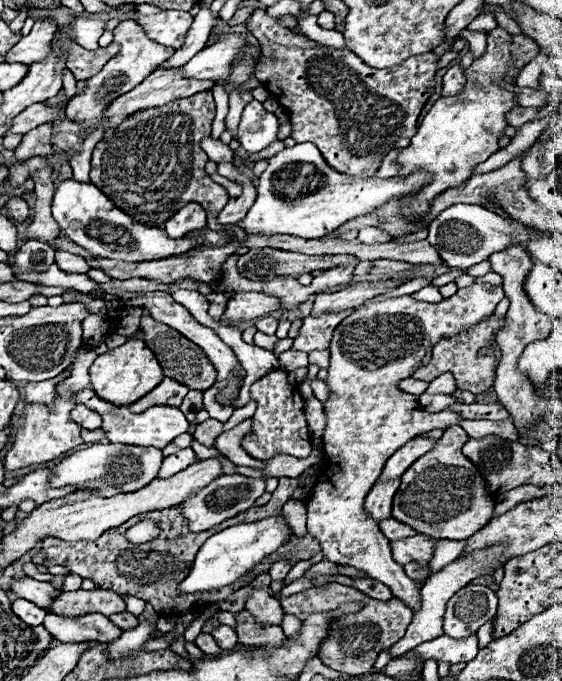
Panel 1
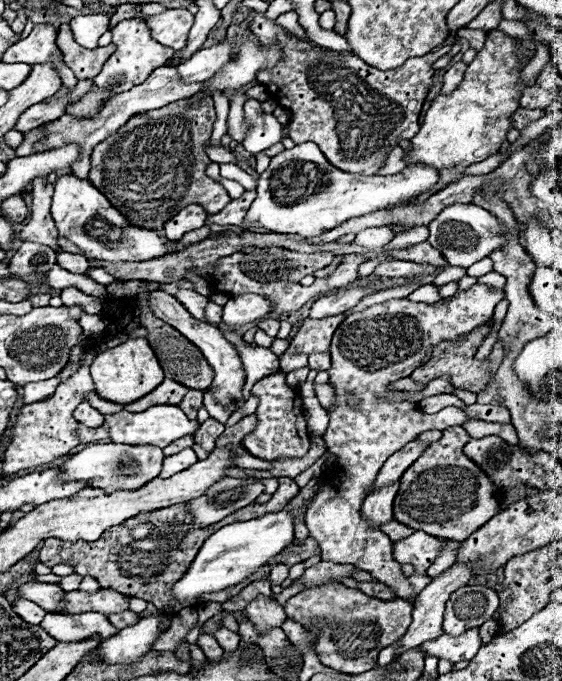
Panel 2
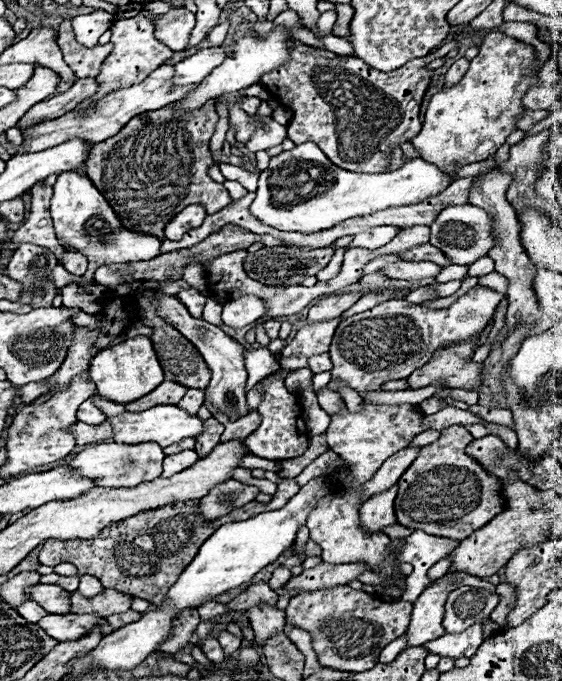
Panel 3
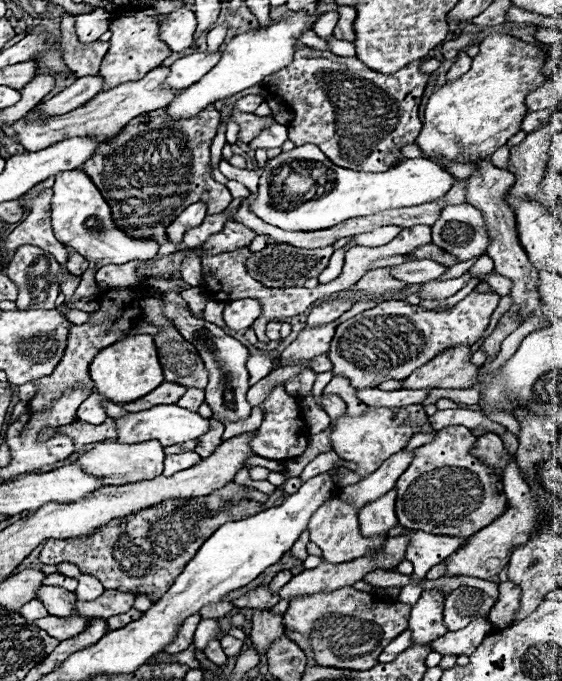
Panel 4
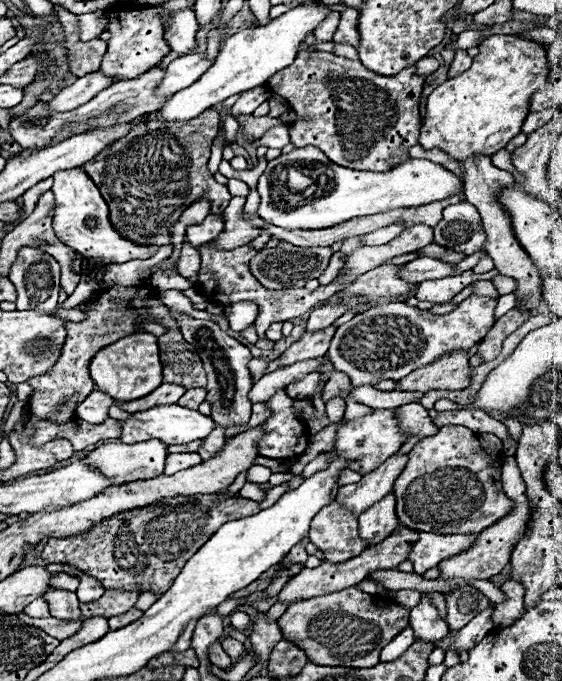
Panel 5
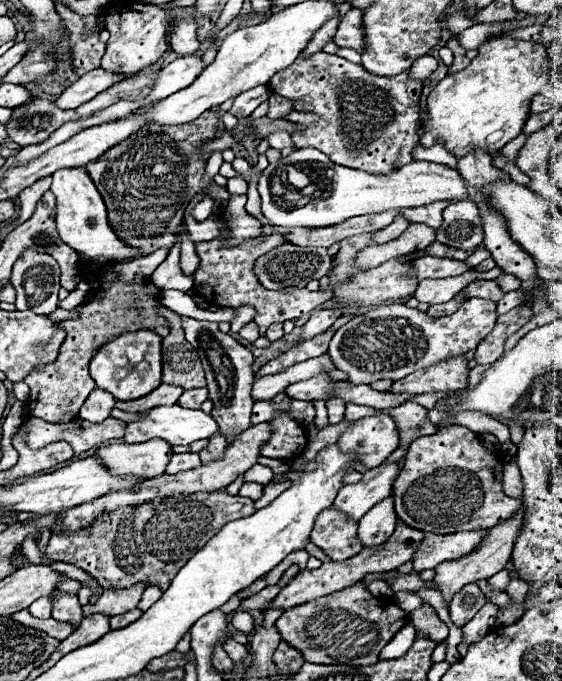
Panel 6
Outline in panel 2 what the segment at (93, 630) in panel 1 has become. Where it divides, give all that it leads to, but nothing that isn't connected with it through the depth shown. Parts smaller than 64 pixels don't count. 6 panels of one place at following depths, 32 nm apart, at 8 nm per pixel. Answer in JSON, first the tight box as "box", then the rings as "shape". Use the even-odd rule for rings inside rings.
{"box":[40,612,116,642],"shape":[[[88,612],[88,614],[46,614],[44,620],[40,622],[52,638],[58,642],[80,642],[80,638],[90,638],[90,636],[100,636],[110,638],[116,634],[116,628],[108,622],[106,616],[98,612]]]}

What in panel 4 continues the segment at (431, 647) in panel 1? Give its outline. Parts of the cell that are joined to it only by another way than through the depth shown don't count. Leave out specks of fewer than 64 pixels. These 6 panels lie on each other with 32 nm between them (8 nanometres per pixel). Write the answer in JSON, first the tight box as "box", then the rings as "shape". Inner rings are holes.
{"box":[430,614,492,656],"shape":[[[486,614],[486,616],[472,620],[472,624],[468,624],[464,630],[448,632],[446,636],[438,638],[436,642],[430,642],[430,646],[432,646],[432,650],[442,652],[442,654],[456,654],[456,656],[466,654],[466,656],[470,656],[476,650],[476,646],[486,638],[490,628],[492,628],[492,624],[490,624],[488,614]]]}

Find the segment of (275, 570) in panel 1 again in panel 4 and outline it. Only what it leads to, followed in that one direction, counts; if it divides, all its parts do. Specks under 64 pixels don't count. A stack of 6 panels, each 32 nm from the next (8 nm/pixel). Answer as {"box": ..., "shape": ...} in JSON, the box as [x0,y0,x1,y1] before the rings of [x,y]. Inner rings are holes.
{"box":[268,570,292,594],"shape":[[[280,570],[274,578],[272,578],[272,582],[270,582],[270,586],[268,586],[268,590],[272,592],[272,594],[276,594],[288,580],[292,578],[292,574],[290,574],[290,570]]]}

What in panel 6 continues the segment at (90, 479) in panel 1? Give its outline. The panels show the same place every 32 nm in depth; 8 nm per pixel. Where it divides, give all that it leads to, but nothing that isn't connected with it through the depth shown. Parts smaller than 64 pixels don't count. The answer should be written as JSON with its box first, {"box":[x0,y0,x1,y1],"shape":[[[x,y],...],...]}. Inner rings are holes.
{"box":[96,438,172,478],"shape":[[[152,438],[150,442],[138,444],[110,444],[96,452],[112,474],[136,474],[144,478],[164,474],[172,454],[172,444],[164,442],[162,438]]]}

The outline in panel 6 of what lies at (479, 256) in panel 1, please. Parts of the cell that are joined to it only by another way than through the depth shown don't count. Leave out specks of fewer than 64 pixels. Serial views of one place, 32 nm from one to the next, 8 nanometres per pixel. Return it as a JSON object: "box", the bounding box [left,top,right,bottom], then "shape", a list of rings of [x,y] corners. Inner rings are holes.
{"box":[436,202,482,250],"shape":[[[450,202],[442,210],[442,218],[444,226],[438,228],[436,242],[458,250],[470,250],[482,244],[482,216],[474,202]]]}

